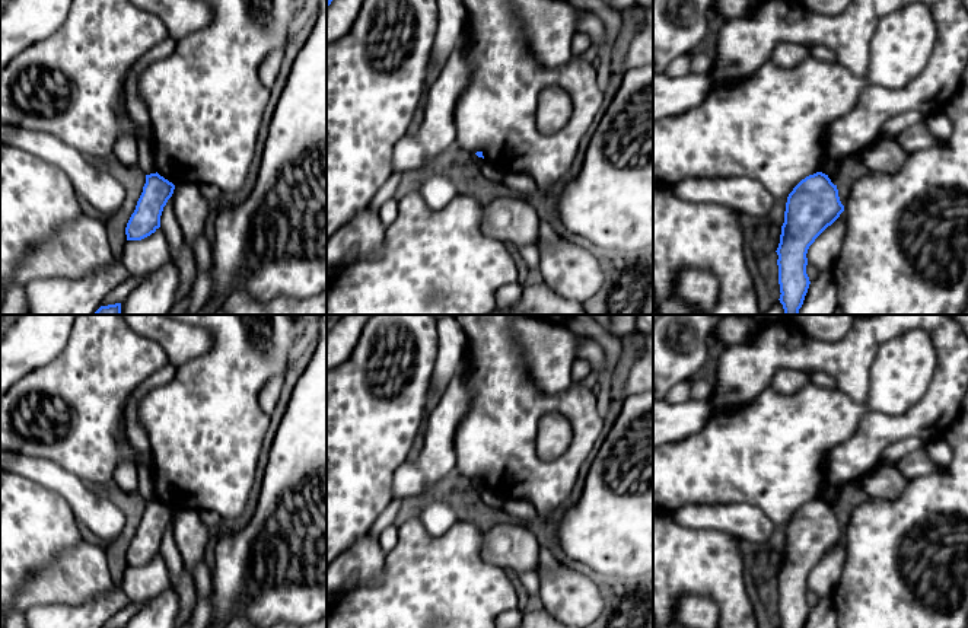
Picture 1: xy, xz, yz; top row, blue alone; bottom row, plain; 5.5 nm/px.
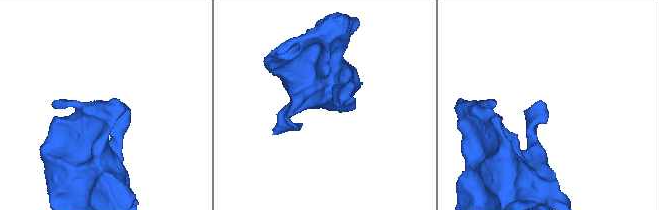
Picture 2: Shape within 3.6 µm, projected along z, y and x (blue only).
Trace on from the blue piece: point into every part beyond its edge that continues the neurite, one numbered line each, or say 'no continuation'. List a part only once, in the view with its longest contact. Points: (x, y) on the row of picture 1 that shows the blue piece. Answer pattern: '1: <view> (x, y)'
no continuation

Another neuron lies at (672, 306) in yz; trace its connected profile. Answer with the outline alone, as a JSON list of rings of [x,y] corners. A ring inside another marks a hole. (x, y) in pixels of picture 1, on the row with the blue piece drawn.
[[[669,300],[659,307],[659,315],[704,315],[700,309],[695,309],[691,303],[682,300]]]

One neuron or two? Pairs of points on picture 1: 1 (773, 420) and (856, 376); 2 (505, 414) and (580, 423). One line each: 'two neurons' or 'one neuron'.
1: two neurons
2: one neuron

